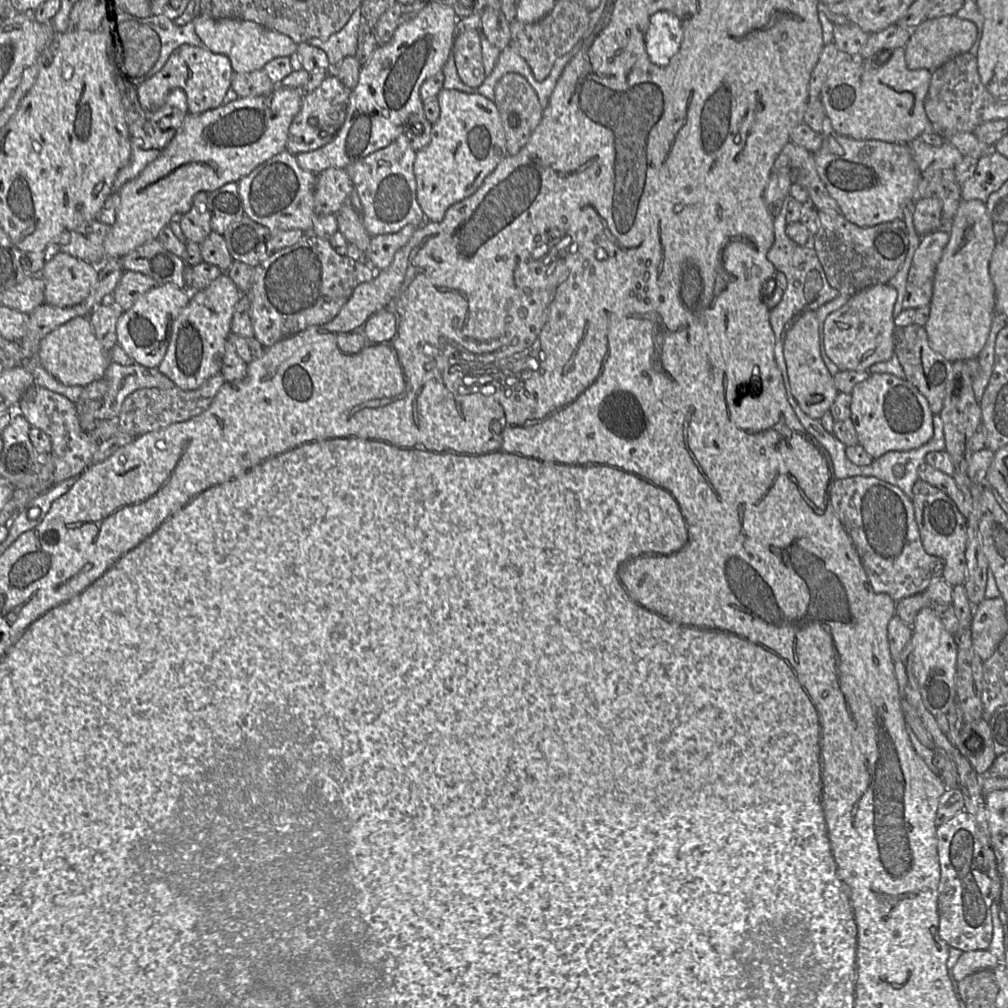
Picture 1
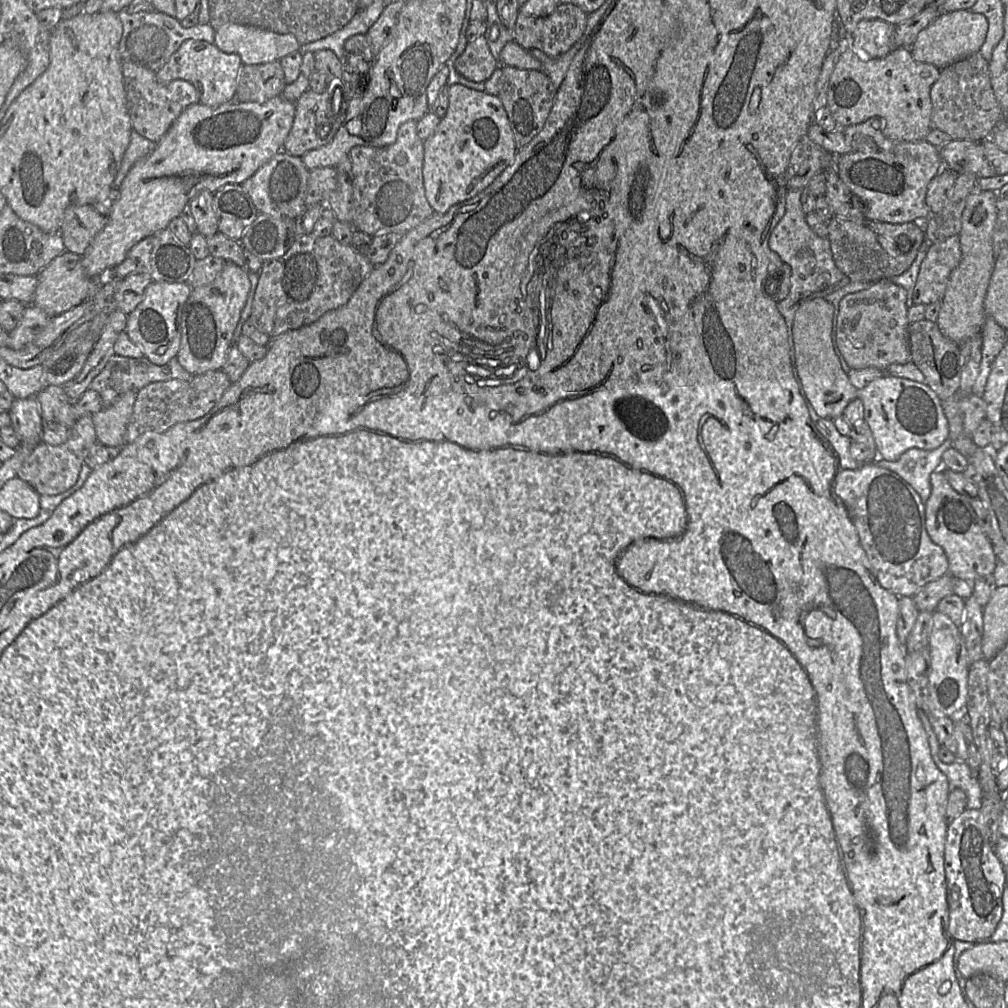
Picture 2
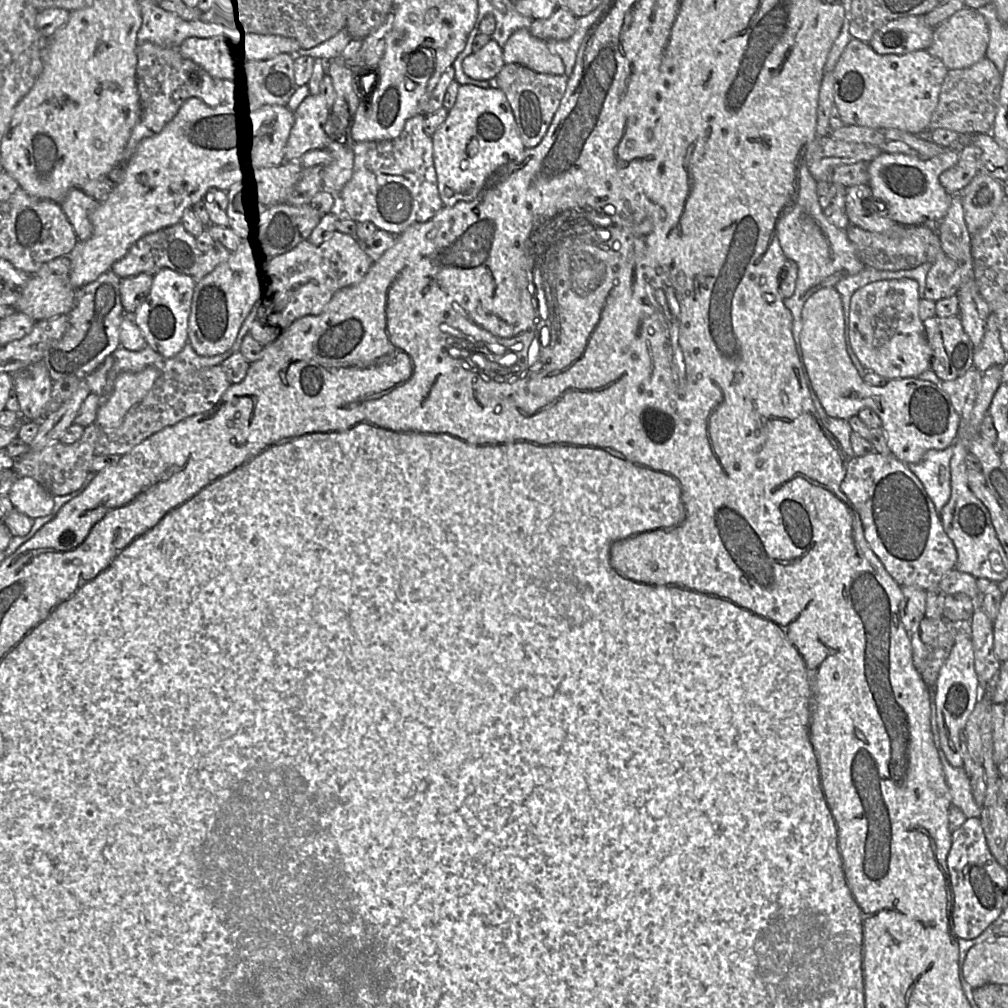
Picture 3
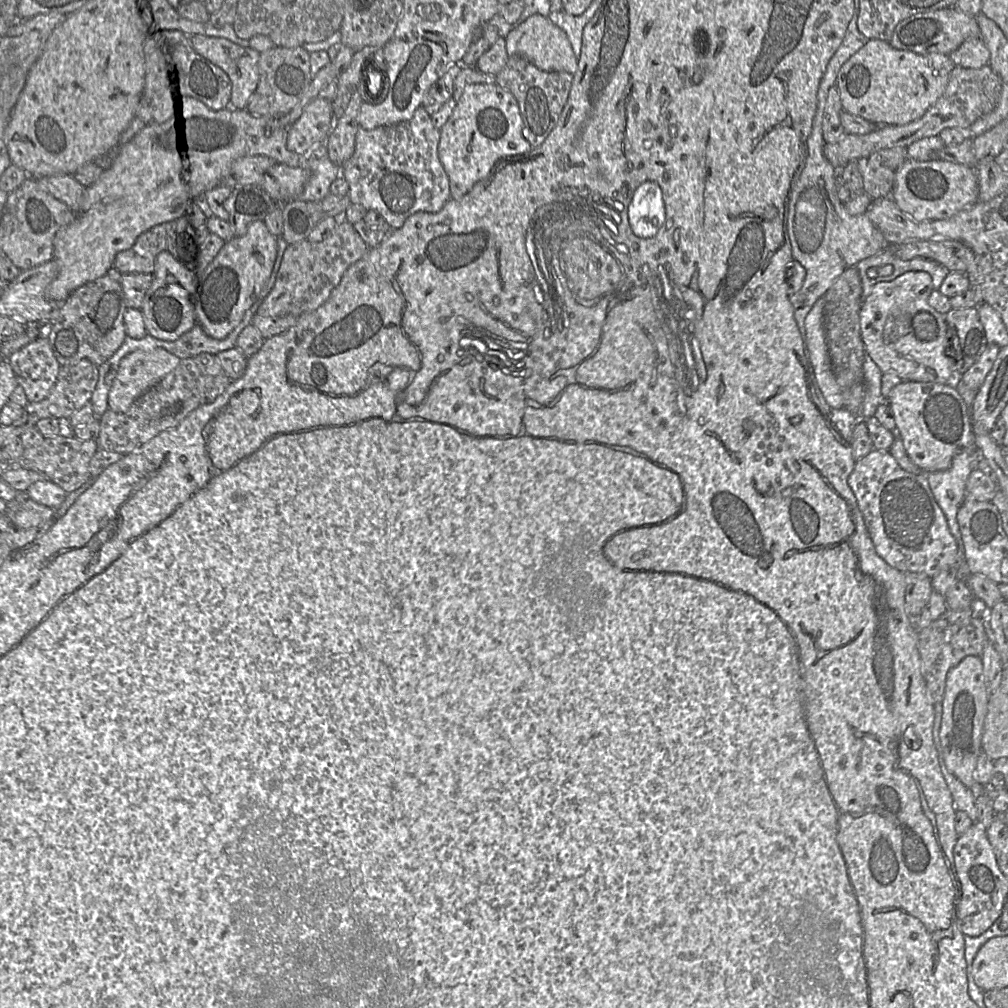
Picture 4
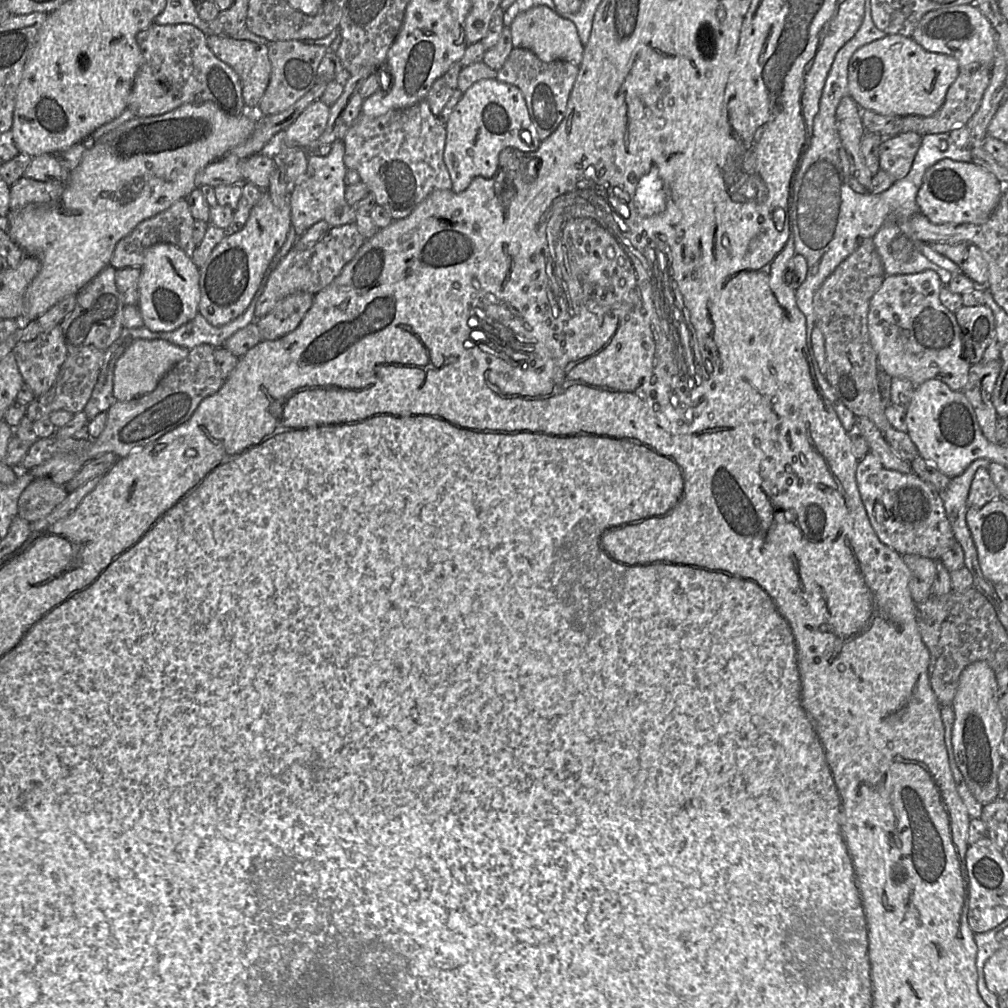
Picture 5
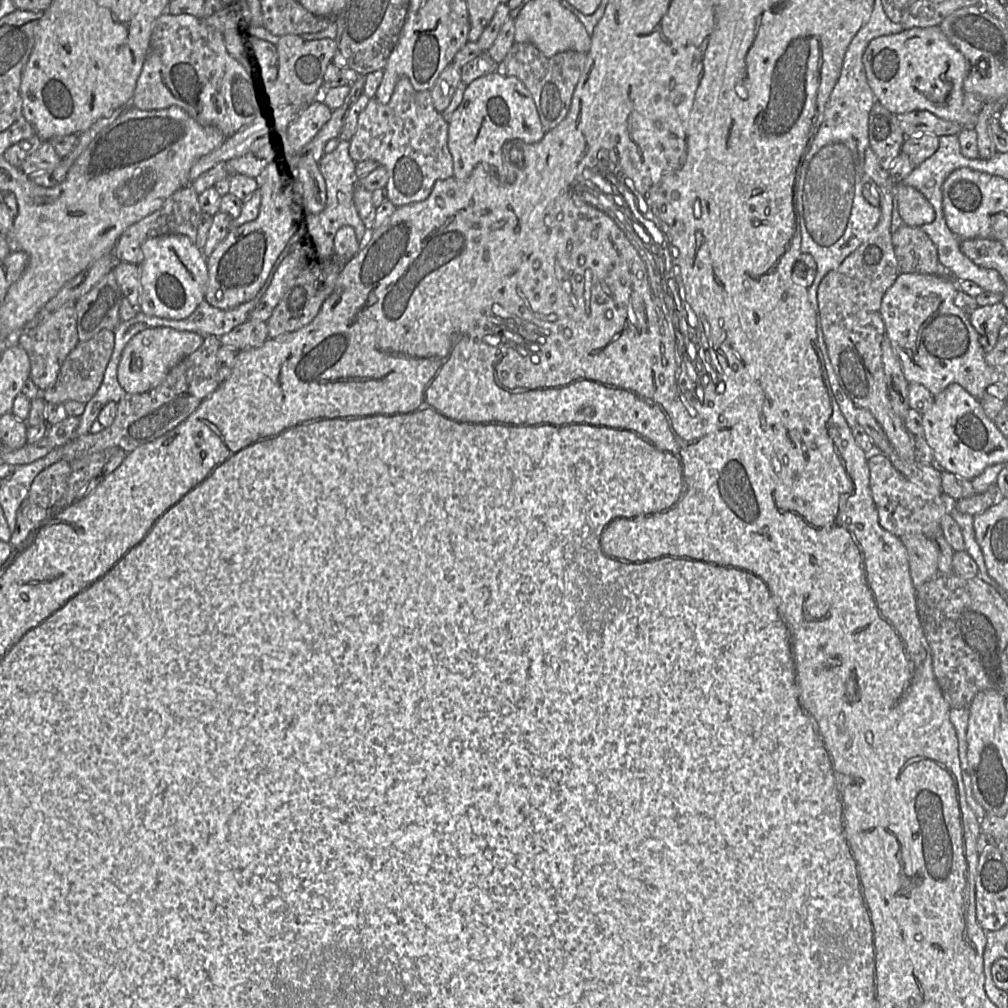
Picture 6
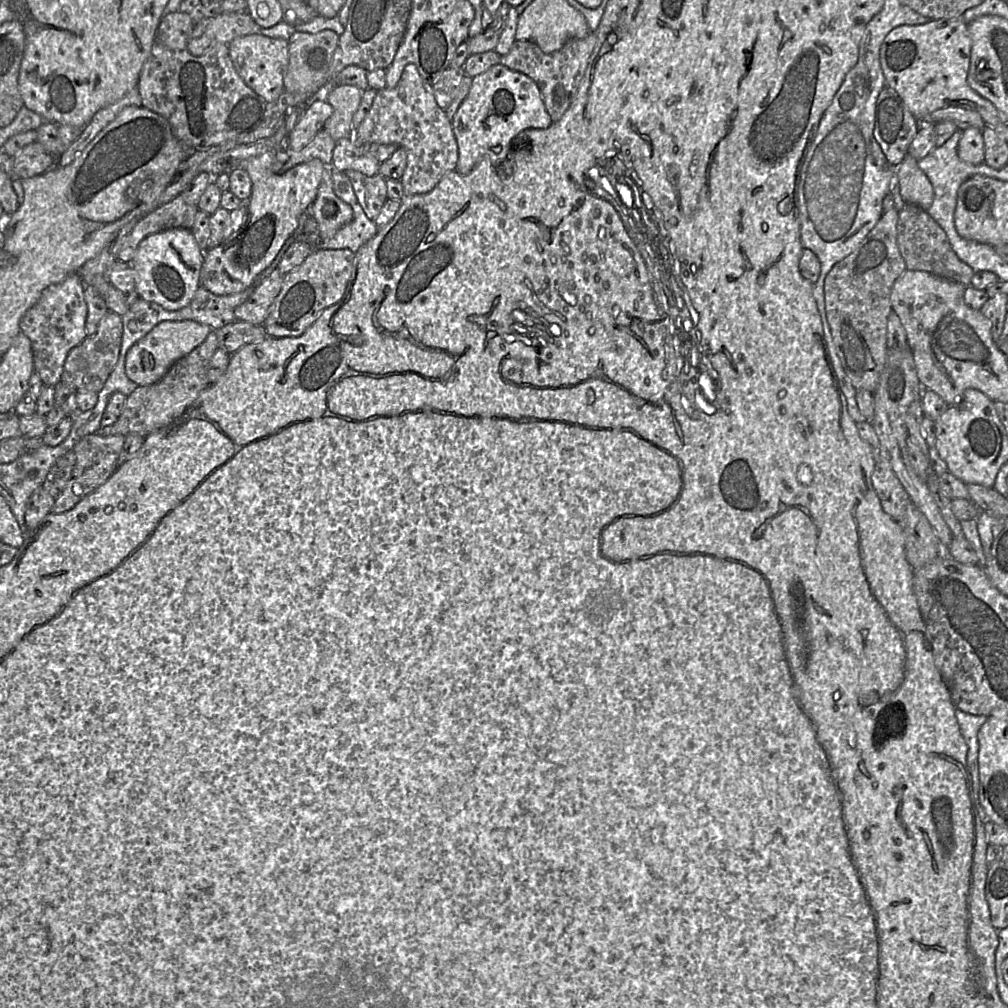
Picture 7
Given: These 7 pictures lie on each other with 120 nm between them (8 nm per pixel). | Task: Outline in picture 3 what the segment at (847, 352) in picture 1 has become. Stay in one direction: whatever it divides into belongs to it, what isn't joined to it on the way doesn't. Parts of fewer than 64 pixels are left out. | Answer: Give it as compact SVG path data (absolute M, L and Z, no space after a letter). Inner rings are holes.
M910 278L882 280L868 284L851 297L847 322L848 344L867 370L887 380L918 377L931 369L923 320L919 317L919 284Z

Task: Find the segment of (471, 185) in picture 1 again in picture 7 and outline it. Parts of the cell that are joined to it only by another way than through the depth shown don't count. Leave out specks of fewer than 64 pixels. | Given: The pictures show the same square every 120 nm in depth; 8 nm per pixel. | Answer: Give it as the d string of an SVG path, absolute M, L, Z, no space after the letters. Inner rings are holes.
M497 64L473 77L468 95L462 101L452 121L458 147L455 171L469 174L483 155L495 152L510 155L511 140L527 129L546 129L552 120L545 109L537 84L528 76Z

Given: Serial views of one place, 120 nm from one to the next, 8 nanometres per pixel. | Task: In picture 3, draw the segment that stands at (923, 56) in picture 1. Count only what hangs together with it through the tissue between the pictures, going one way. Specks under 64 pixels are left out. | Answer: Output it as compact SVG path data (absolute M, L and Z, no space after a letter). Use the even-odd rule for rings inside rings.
M963 8L934 28L927 53L940 59L948 70L968 68L986 57L990 32L986 19L977 10Z

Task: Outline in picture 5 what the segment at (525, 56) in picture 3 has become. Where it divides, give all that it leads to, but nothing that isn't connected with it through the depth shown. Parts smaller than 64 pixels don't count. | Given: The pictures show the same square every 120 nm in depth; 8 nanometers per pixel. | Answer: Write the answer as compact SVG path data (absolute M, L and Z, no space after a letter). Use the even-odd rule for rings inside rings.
M536 6L518 14L509 28L513 48L528 49L543 62L560 60L580 66L584 46L575 24L568 19L561 18L548 7Z

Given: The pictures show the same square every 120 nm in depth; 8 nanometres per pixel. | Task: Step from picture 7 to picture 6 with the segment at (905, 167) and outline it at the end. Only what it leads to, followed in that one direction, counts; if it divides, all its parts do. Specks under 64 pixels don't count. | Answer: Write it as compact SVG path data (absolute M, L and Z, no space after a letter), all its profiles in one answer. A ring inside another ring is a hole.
M898 182L895 184L895 196L899 214L904 224L920 227L934 220L935 211L933 206L916 188Z

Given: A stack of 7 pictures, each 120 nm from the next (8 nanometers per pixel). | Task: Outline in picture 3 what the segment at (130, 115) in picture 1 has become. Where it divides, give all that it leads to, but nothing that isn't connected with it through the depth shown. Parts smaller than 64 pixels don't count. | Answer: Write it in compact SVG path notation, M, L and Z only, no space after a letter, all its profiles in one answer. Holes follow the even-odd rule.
M144 42L138 45L137 57L136 83L140 97L140 122L153 134L161 132L188 98L199 98L210 107L217 107L223 103L223 83L215 81L207 71L194 61L184 58L176 47L167 48L152 42Z

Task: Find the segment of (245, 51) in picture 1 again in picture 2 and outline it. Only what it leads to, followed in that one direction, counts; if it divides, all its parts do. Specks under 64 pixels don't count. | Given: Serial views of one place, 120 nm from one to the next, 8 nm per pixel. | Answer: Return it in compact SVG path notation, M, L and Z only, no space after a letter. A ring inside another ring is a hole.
M227 24L216 30L214 42L225 53L236 53L244 65L279 61L292 52L299 51L300 44L292 34L280 34L251 25Z

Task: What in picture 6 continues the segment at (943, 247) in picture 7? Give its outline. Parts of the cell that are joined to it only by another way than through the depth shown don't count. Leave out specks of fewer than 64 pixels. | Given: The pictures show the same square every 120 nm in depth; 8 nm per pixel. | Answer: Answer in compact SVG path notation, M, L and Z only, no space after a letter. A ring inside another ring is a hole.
M903 223L892 233L892 243L903 273L931 274L955 280L952 271L938 258L936 245L919 226Z

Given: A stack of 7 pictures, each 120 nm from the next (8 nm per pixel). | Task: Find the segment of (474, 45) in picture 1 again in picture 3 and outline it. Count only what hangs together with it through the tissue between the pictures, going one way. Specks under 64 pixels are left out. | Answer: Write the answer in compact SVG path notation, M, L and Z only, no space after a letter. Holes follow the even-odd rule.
M490 39L479 51L472 52L462 62L464 73L475 80L497 77L504 66L503 48Z

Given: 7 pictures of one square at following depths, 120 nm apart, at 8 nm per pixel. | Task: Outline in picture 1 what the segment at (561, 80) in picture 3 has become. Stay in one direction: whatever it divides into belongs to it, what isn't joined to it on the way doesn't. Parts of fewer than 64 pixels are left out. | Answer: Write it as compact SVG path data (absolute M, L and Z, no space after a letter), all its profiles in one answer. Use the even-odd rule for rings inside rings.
M514 72L505 74L497 82L494 102L505 131L507 154L515 155L527 143L538 126L544 108L531 84L522 75Z

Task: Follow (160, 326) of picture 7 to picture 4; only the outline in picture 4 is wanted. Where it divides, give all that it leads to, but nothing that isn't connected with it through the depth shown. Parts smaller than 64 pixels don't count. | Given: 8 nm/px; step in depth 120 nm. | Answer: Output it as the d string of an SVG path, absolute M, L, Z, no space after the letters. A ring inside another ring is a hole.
M163 348L136 350L120 360L108 394L108 409L124 412L144 392L157 384L181 359Z

